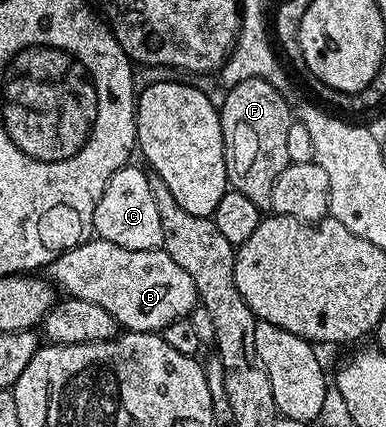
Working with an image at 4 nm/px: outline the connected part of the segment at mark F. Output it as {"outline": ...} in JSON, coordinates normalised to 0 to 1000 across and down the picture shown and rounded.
{"outline":[[[635,185],[585,215],[567,255],[567,286],[596,440],[655,466],[661,480],[699,482],[707,429],[718,429],[718,410],[754,384],[738,314],[759,281],[759,255],[744,248],[728,211],[687,185]]]}

